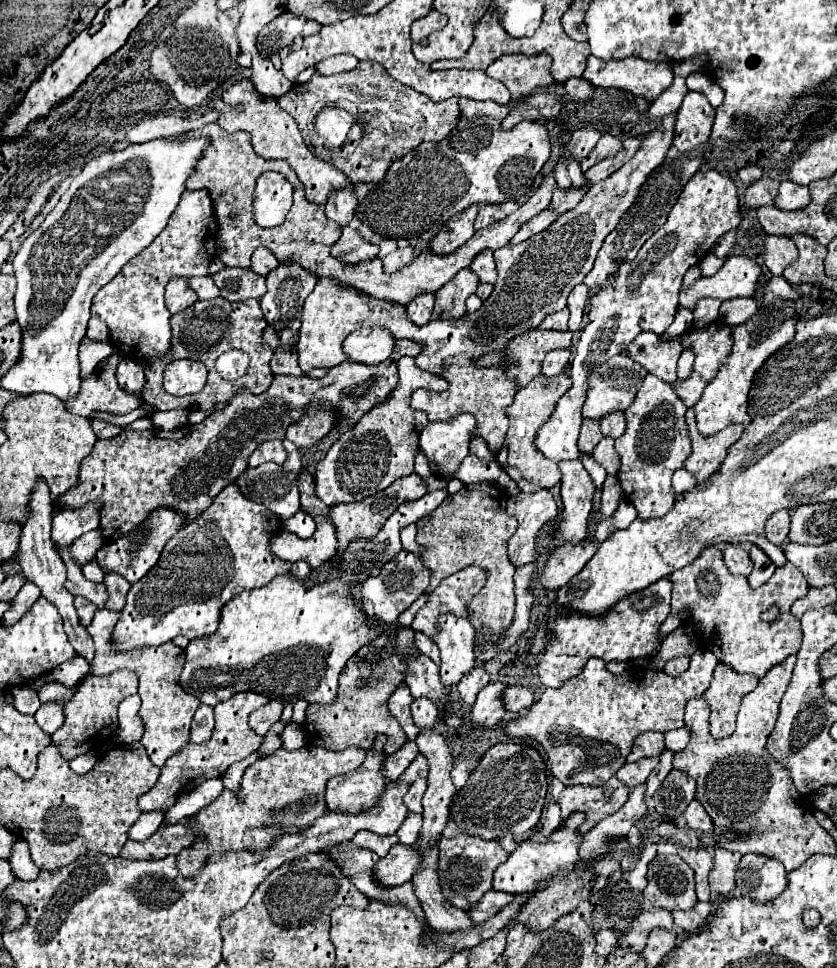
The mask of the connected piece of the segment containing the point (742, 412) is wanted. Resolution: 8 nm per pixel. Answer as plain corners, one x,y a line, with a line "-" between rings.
753,318
733,328
733,354
729,356
729,362
717,372
717,376
707,384
700,400
693,406
697,428
701,434
709,436
713,432
723,430
729,424
749,424
751,416
747,414
747,394
755,376
755,370
781,346
789,342
789,334
777,334
779,330
773,330
775,334
769,338
769,342
753,342

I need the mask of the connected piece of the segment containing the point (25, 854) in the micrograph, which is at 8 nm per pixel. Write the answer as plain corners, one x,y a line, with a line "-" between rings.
17,840
17,850
13,852
13,858
9,862
19,880
35,880
39,876
39,868
29,860
29,850
21,840

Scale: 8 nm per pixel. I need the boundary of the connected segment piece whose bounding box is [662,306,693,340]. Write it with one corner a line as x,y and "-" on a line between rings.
679,308
675,314
675,319
671,326
666,330
665,334
663,334
663,340
667,340
667,338
672,338
673,336
678,336
683,334
690,329
693,322
693,314
692,311
687,310
686,308

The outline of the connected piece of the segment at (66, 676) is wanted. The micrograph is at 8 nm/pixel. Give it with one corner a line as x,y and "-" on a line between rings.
77,656
77,662
65,662
65,666
57,666
57,670
53,670
53,674
47,674
45,678
39,678
37,682
31,684
31,688
39,688
41,684
49,682
49,680
57,680
65,686
75,686
85,674
89,674
89,662
83,660
81,656

